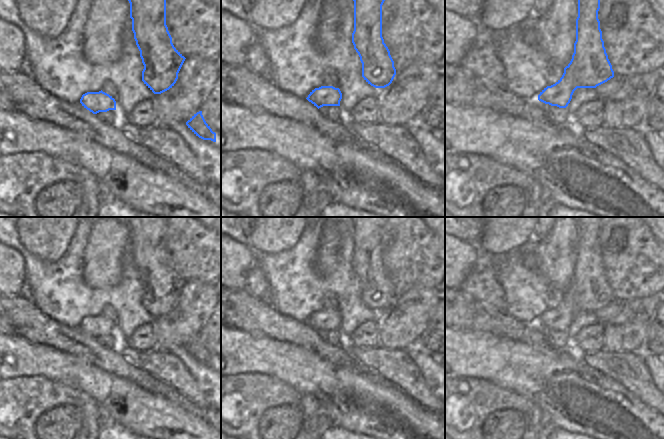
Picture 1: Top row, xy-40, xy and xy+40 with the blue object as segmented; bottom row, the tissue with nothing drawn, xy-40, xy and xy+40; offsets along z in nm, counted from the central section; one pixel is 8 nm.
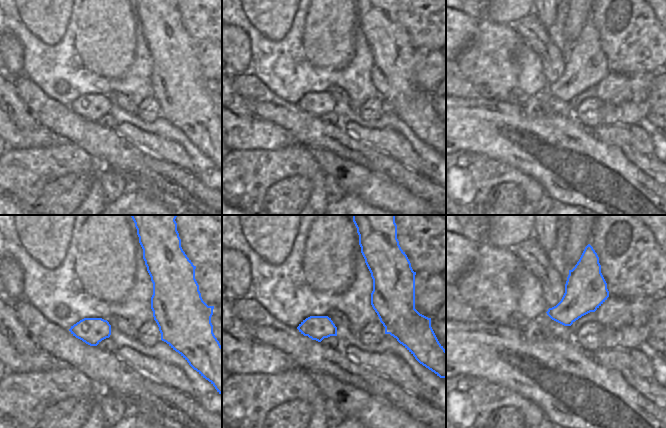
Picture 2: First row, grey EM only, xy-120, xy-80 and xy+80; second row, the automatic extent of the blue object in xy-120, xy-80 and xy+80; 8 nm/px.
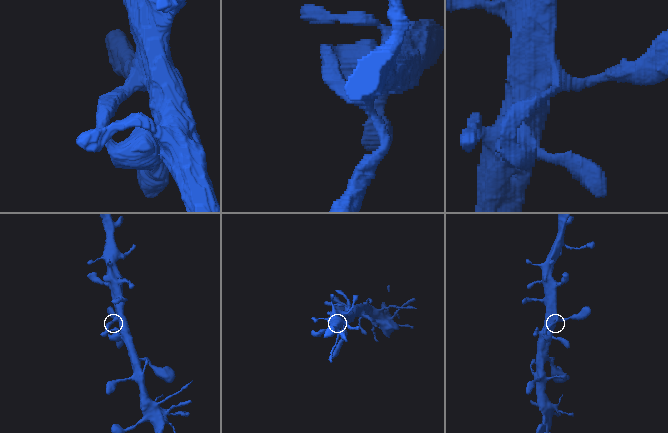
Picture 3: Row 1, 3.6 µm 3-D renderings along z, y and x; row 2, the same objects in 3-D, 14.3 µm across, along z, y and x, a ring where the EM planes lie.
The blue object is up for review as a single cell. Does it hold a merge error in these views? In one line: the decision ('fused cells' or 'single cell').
single cell

